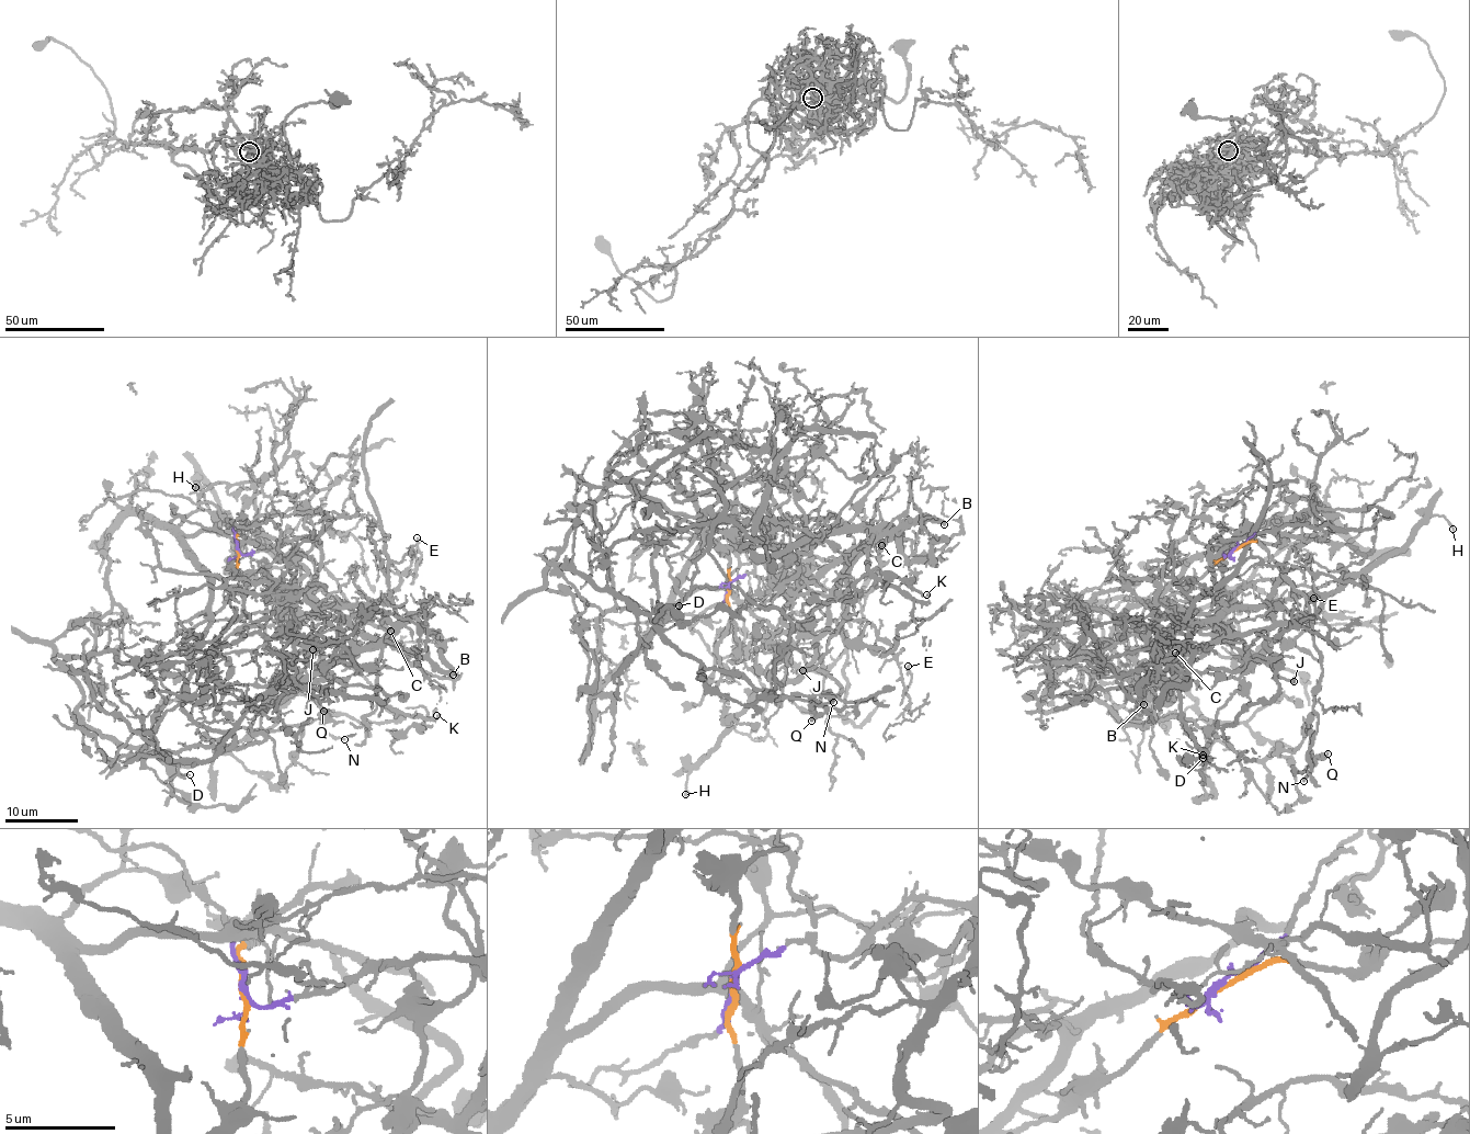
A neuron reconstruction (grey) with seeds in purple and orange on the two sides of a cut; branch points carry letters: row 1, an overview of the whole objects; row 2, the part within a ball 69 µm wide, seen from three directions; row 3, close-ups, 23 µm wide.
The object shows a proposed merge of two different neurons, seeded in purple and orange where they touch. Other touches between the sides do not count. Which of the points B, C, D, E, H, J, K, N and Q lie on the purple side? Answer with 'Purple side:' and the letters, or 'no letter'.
Purple side: B, C, E, H, J, K

